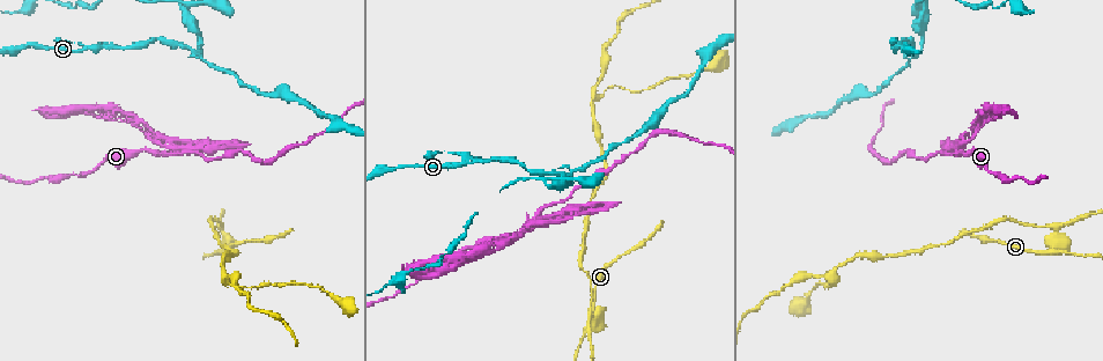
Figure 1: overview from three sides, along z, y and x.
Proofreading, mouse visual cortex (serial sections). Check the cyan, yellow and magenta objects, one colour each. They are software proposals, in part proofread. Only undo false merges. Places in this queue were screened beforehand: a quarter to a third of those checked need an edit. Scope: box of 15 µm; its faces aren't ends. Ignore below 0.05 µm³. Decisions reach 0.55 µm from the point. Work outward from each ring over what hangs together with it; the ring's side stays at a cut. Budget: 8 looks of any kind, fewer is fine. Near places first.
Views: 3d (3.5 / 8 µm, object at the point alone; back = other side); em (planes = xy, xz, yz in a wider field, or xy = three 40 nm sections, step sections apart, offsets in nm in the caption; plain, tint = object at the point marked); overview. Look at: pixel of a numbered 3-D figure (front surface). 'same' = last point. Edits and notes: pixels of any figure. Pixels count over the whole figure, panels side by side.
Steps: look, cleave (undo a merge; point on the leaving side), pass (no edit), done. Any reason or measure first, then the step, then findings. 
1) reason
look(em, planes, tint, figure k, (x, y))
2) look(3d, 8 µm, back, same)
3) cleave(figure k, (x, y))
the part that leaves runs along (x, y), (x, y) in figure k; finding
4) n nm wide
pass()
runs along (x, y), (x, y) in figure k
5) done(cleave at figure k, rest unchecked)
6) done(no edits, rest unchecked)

abrupt turn
look(3d, 8 µm, figure 1, (1006, 181))

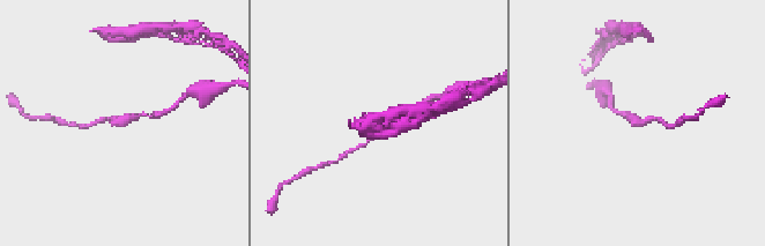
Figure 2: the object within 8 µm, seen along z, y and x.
zoom in
look(3d, 3.5 µm, figure 2, (119, 121))

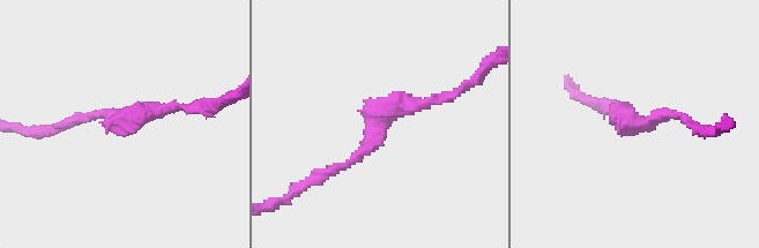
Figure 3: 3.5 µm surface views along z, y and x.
pass()
runs along (451, 95), (387, 107), (370, 145), (337, 166) in figure 3; one cell here

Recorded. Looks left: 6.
sharp bend
look(3d, 3.5 µm, figure 1, (171, 148))

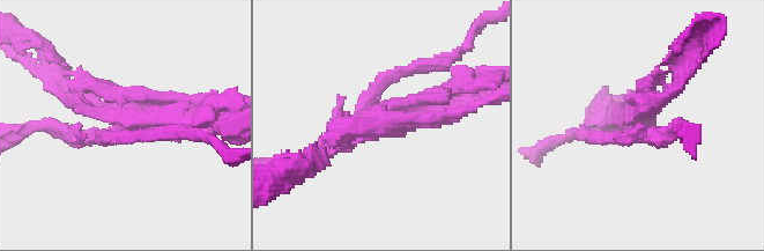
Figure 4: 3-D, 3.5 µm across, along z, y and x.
need the tissue
look(em, xy, step 3, tint, figure 4, (372, 115))

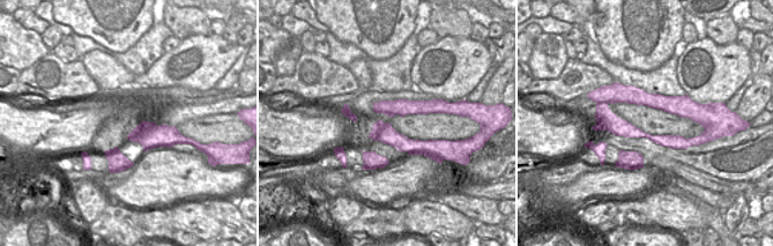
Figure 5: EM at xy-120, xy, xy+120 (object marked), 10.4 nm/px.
200 nm wide
cleave(figure 4, (445, 105))
the part that leaves runs along (631, 122), (667, 100), (684, 61) in figure 4; two cells meet here

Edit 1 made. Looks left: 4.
sharp bend
look(3d, 8 µm, back, figure 1, (466, 162))

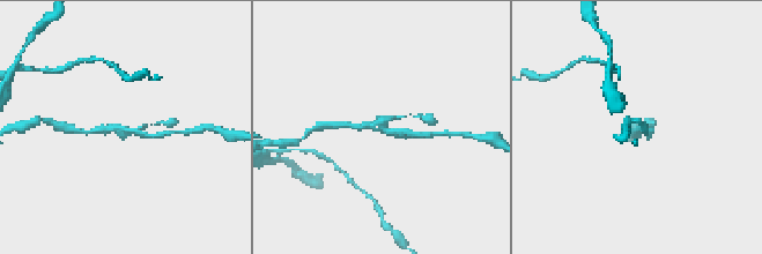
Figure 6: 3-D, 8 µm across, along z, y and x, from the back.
look(em, xy, step 5, tint, figure 6, (120, 128))

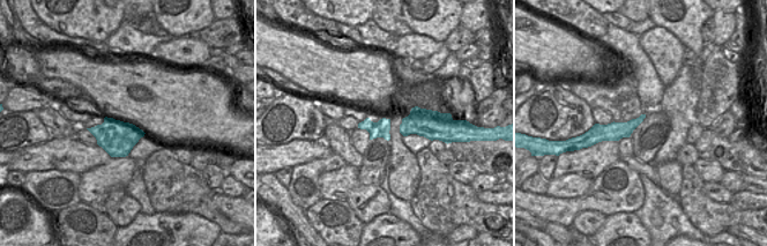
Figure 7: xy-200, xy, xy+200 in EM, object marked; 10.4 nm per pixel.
pass()
one cell here

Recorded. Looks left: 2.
done(cleave at figure 4, rest unchecked)

